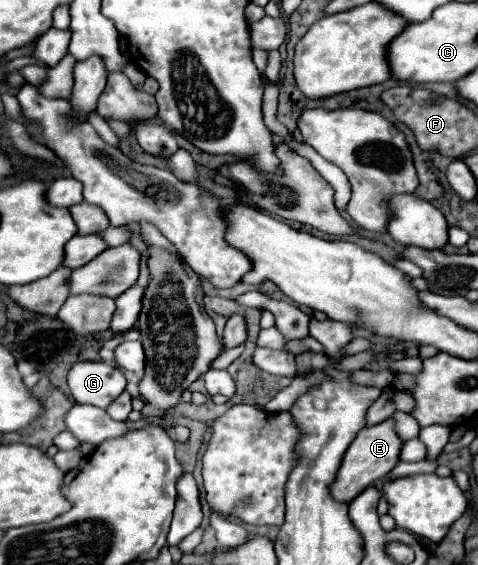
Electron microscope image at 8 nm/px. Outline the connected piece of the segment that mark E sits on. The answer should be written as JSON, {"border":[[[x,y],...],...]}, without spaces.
{"border":[[[388,418],[376,426],[366,426],[358,432],[358,436],[354,438],[354,442],[350,444],[350,448],[344,454],[342,466],[338,470],[338,476],[330,488],[332,496],[340,502],[352,502],[360,490],[368,488],[370,484],[378,482],[380,478],[384,478],[400,460],[400,450],[402,450],[402,438],[396,434],[394,428],[394,420]]]}

